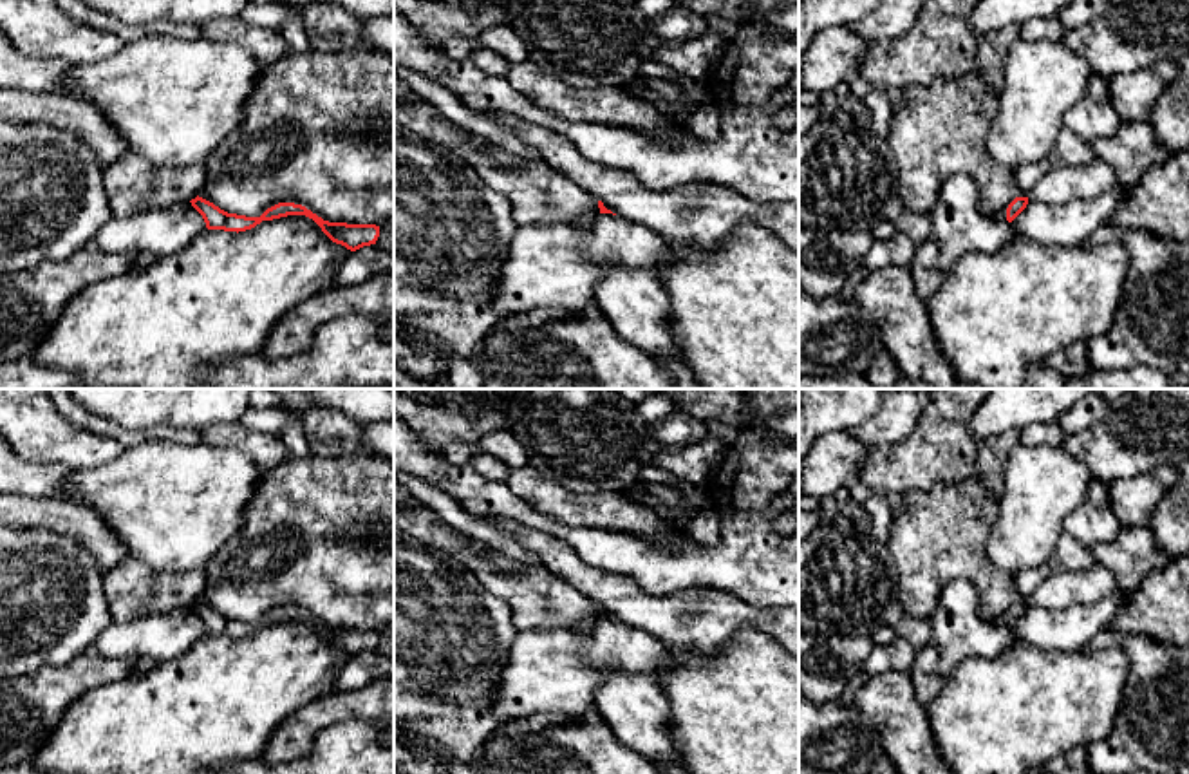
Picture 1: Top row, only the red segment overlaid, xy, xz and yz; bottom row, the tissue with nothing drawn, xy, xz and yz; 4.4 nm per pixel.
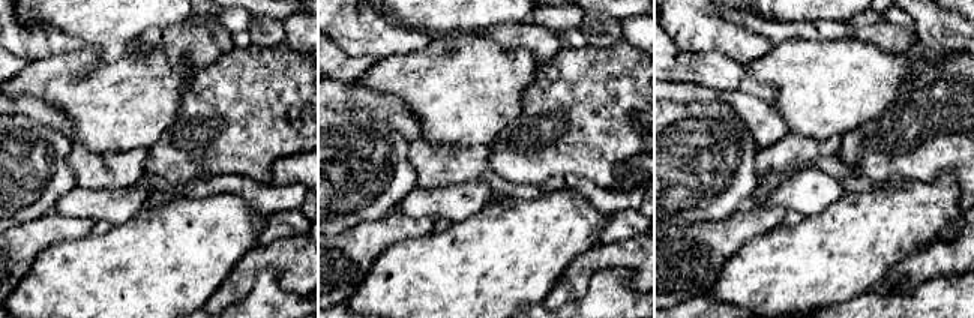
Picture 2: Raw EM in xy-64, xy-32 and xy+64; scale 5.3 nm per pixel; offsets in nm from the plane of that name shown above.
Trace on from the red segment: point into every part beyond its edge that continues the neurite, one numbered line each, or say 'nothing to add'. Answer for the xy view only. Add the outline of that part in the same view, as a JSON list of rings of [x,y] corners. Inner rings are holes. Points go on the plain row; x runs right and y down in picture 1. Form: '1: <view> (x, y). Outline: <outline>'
nothing to add

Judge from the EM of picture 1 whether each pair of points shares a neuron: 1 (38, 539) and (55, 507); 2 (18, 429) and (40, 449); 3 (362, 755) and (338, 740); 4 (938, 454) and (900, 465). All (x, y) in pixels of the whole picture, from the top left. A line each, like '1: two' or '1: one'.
1: two
2: one
3: one
4: one

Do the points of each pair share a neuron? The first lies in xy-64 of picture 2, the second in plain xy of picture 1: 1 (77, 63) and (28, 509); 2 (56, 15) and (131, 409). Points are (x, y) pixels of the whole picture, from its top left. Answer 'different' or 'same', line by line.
1: different
2: same

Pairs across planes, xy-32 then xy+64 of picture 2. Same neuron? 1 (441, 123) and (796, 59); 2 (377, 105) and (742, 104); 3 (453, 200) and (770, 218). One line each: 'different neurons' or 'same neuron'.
1: same neuron
2: same neuron
3: different neurons

